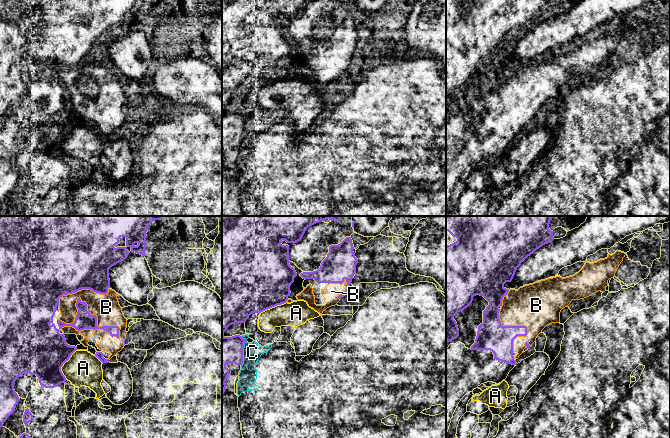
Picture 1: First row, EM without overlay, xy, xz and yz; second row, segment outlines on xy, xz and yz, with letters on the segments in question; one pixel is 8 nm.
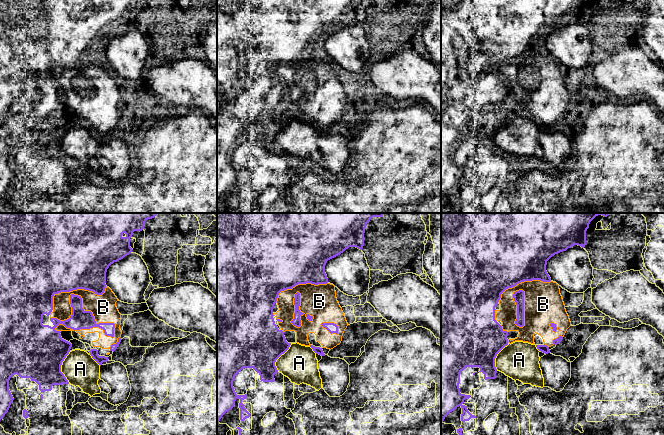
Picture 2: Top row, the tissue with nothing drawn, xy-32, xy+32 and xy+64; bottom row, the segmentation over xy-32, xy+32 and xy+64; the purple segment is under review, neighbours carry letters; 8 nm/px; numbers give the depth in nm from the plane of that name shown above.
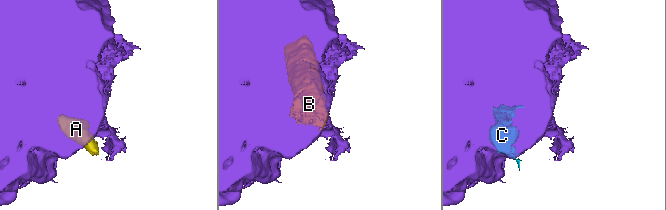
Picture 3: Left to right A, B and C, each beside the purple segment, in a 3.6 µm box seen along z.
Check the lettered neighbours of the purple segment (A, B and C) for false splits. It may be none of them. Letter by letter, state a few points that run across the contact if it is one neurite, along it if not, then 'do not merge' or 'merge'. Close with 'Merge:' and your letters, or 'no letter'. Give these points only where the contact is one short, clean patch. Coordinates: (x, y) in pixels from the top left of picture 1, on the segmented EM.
A: do not merge
B: do not merge
C: do not merge
Merge: no letter

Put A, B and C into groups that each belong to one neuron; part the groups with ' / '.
A / B / C

